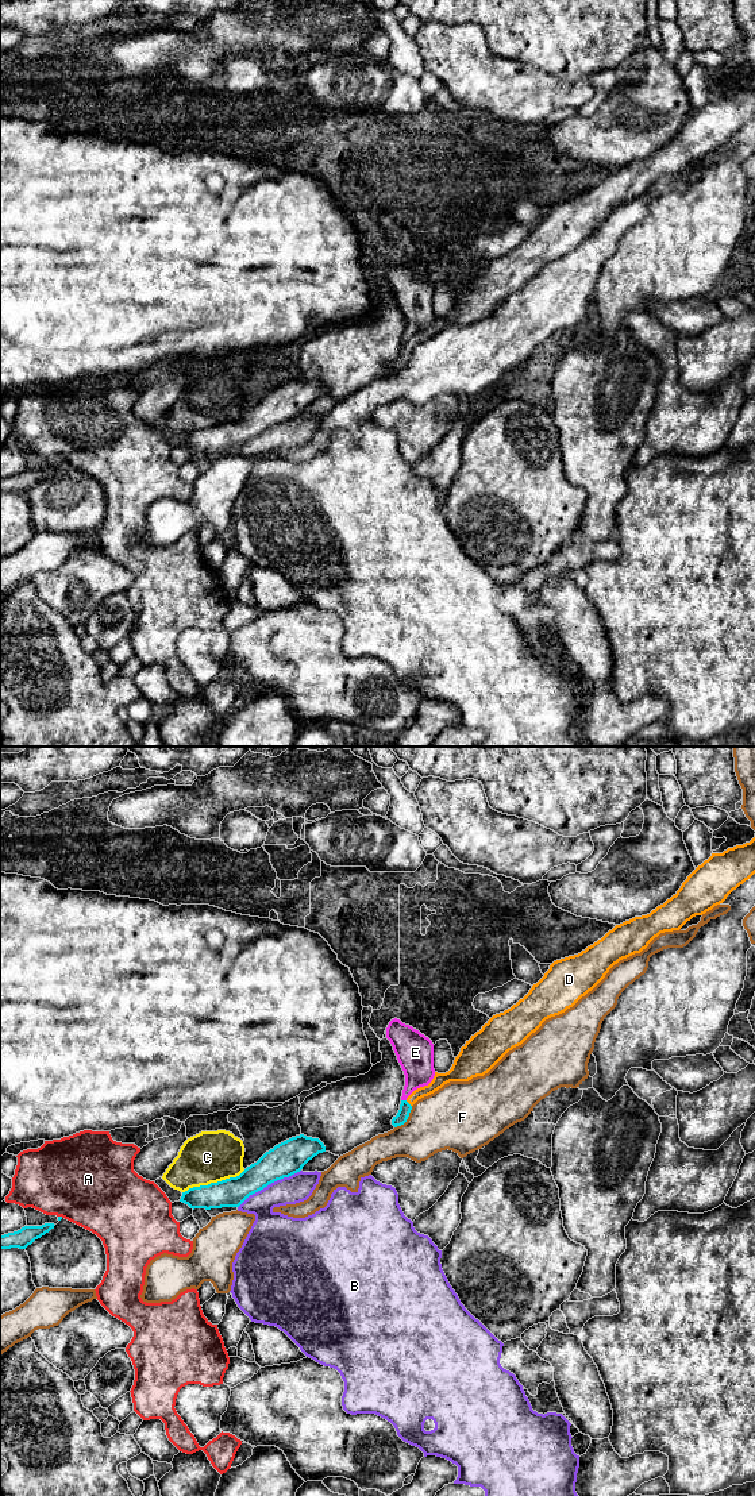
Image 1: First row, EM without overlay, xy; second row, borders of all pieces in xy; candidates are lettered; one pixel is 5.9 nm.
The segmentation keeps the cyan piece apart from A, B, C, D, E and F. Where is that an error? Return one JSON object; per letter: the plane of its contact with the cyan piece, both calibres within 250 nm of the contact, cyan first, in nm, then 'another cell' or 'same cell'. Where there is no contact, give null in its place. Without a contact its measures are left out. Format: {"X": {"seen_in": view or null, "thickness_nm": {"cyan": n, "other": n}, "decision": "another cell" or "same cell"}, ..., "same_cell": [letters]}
{"A": {"seen_in": "xy", "thickness_nm": {"cyan": 20, "other": 500}, "decision": "another cell"}, "B": {"seen_in": "xy", "thickness_nm": {"cyan": 200, "other": 170}, "decision": "another cell"}, "C": {"seen_in": "xy", "thickness_nm": {"cyan": 180, "other": 300}, "decision": "another cell"}, "D": {"seen_in": "xy", "thickness_nm": {"cyan": 70, "other": 80}, "decision": "same cell"}, "E": {"seen_in": "xy", "thickness_nm": {"cyan": 70, "other": 190}, "decision": "another cell"}, "F": {"seen_in": "xy", "thickness_nm": {"cyan": 70, "other": 360}, "decision": "another cell"}, "same_cell": ["D"]}

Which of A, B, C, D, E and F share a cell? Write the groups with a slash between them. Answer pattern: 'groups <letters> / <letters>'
groups A / B / C / D / E / F

